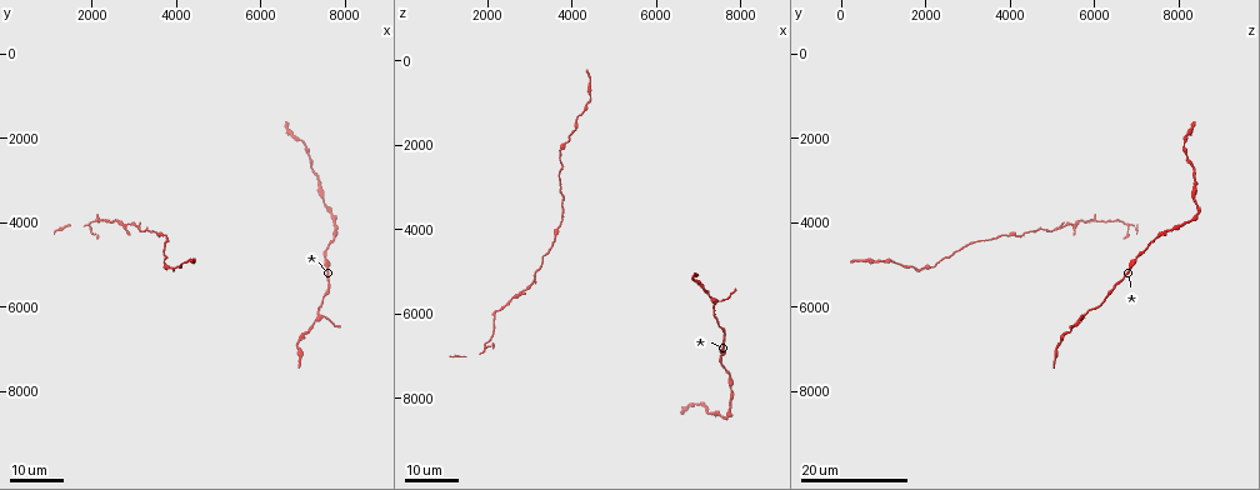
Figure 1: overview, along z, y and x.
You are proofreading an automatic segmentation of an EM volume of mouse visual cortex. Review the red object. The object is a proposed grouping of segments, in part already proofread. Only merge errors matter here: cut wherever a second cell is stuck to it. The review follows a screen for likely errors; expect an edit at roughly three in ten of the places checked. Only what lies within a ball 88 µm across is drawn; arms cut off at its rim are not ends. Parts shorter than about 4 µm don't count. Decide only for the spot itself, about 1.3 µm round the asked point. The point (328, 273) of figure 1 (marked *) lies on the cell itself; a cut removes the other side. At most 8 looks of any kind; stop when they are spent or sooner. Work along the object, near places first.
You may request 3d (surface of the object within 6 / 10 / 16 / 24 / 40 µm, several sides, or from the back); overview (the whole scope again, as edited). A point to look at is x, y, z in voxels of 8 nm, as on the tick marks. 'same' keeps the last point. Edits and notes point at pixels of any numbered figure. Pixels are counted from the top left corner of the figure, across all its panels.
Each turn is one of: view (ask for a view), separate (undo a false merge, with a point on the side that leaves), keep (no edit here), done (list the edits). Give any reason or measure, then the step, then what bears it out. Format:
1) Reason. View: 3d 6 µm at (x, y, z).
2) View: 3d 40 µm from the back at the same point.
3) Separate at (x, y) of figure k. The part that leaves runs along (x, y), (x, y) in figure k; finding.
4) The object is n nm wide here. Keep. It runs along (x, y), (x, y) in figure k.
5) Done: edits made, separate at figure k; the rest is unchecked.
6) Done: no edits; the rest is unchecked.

A narrow waist. View: 3d 24 µm at (7050, 2100, 8150).

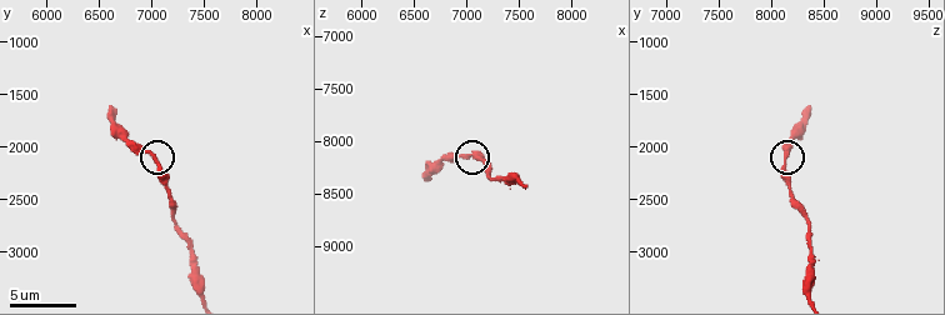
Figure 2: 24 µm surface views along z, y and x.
Zoom in. View: 3d 10 µm at (7060, 2140, 8140).

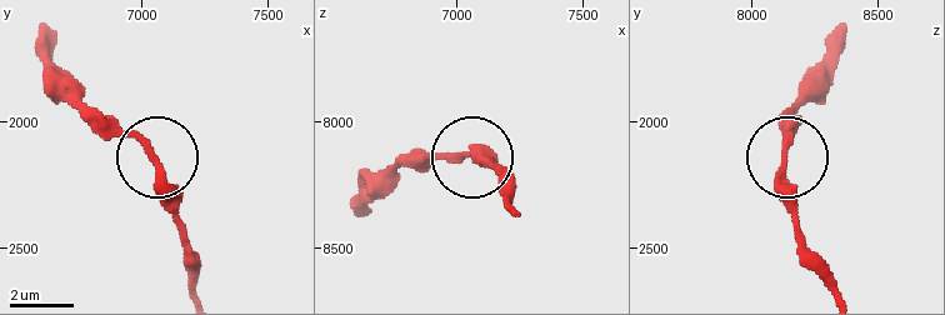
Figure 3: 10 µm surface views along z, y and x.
Keep. It runs along (834, 291), (794, 210), (786, 109) in figure 3; all the same cell.

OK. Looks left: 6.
Arms part here. View: 3d 24 µm at (7350, 6150, 5700).

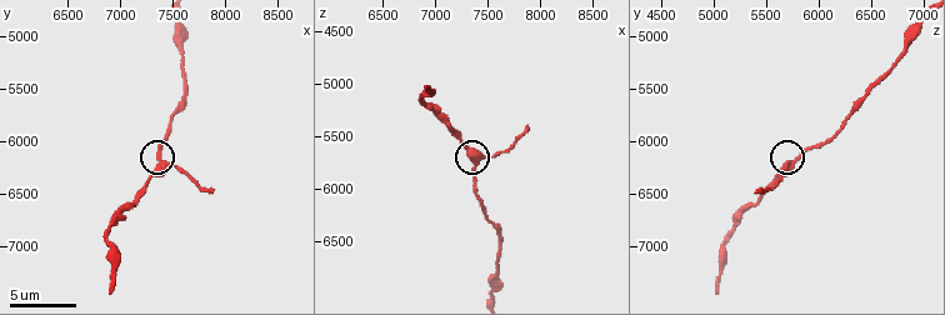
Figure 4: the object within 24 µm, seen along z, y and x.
View: 3d 6 µm at (7380, 6200, 5740).

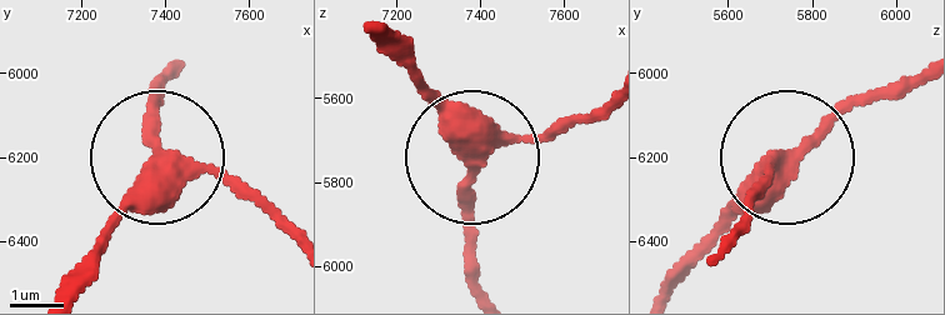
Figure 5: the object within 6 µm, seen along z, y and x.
The object is 350 nm wide here. Keep. It runs along (486, 290), (469, 249), (473, 160), (603, 110) in figure 5; all the same cell.

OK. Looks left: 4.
View: 3d 24 µm at (3750, 4250, 3750).

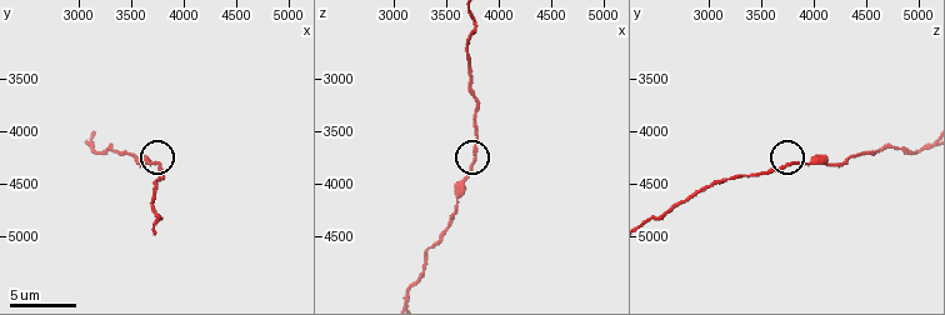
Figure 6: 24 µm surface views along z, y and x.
View: 3d 10 µm at (3760, 4280, 3780).

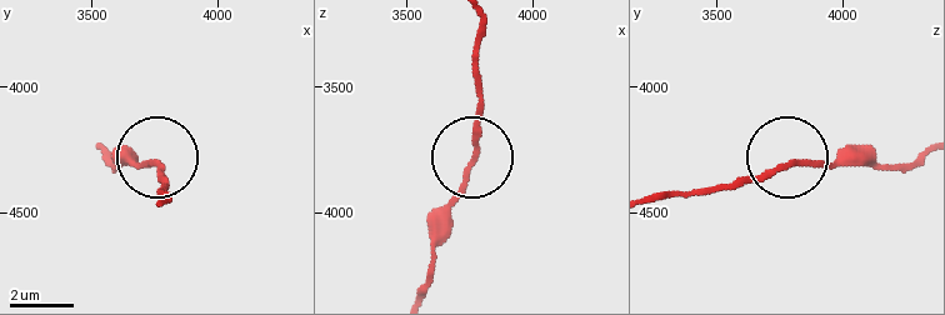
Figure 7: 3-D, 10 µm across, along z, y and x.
Keep. One cell here.

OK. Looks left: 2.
Three-way junction. View: 3d 16 µm at (2150, 3950, 6000).

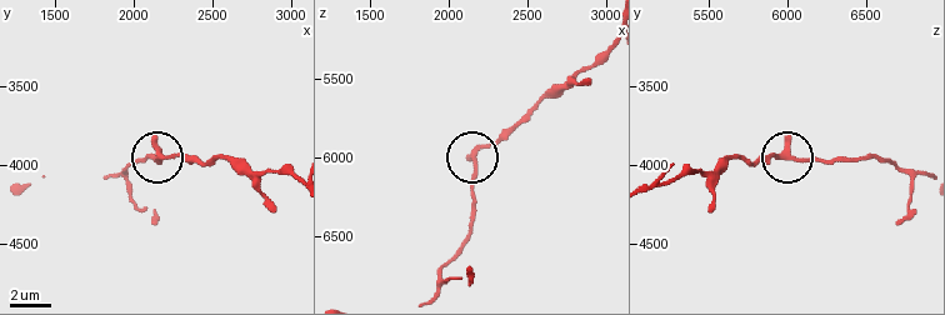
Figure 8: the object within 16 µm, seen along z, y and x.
Zoom in. View: 3d 6 µm at (2160, 3940, 6060).

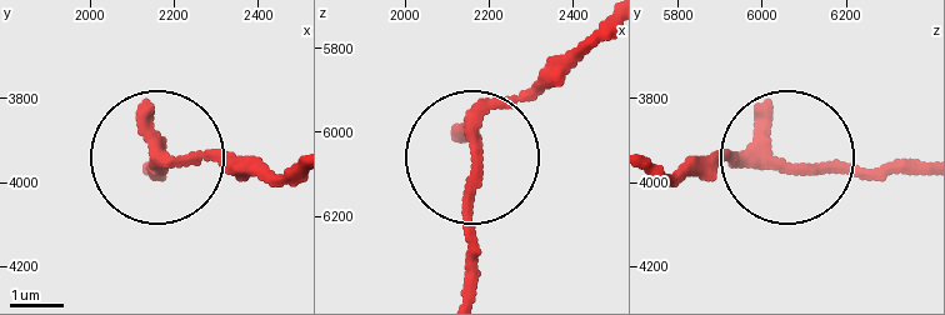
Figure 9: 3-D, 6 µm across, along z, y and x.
3 arms meet here. Keep. All the same cell.

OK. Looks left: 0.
Done: no edits; the rest is unchecked.

